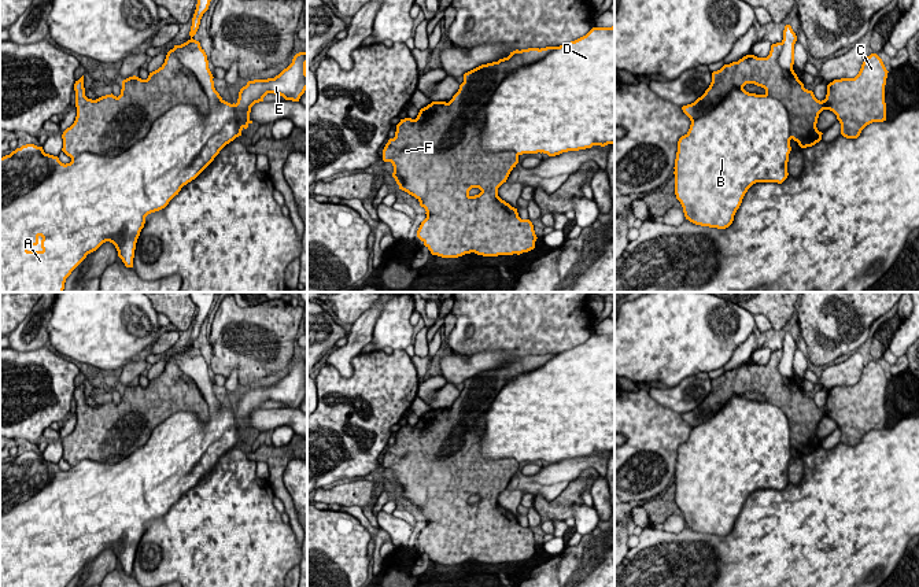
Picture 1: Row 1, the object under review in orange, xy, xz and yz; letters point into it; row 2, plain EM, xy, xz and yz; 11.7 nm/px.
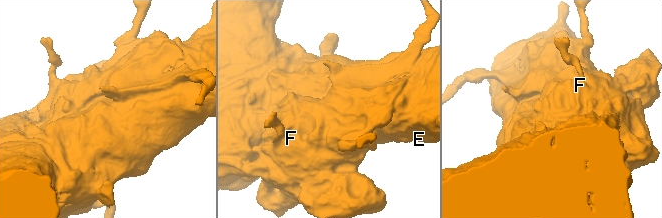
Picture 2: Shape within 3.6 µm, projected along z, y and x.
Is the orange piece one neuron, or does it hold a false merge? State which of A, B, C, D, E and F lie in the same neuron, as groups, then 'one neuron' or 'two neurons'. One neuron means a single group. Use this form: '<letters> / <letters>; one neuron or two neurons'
A B D E / C F; two neurons

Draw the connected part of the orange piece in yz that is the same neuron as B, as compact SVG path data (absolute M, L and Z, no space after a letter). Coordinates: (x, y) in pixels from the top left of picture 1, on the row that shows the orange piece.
M732 89L709 114L691 122L689 132L678 141L675 159L675 195L686 219L695 225L726 229L732 221L748 189L756 182L782 184L787 173L790 119L786 107L765 95Z

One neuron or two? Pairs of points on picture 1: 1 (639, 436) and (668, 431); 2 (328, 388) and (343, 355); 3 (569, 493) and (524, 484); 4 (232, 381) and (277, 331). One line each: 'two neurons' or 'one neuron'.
1: one neuron
2: two neurons
3: two neurons
4: two neurons

